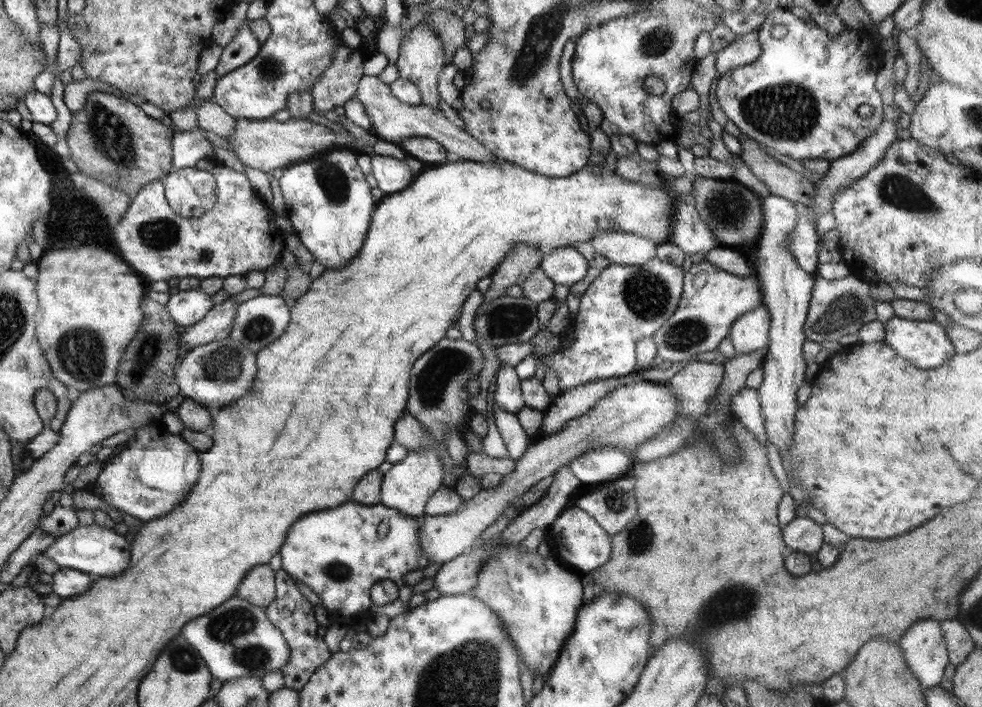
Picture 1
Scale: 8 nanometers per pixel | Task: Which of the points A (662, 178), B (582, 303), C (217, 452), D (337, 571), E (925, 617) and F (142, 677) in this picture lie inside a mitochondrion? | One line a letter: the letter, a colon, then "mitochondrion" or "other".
A: other
B: other
C: other
D: mitochondrion
E: other
F: other

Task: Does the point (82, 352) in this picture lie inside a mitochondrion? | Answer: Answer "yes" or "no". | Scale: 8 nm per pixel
yes

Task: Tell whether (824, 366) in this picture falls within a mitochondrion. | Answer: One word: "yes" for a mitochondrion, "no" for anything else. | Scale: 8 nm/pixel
no

